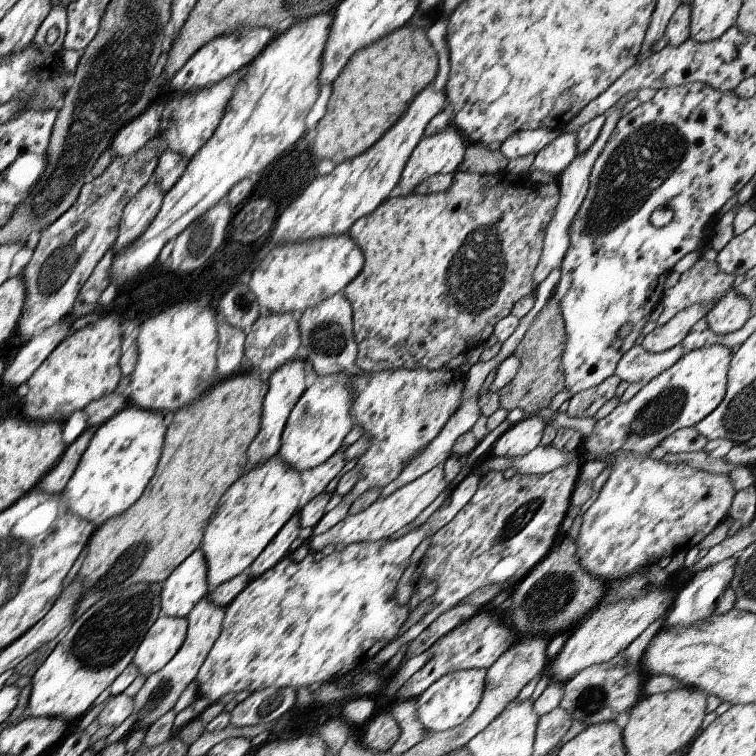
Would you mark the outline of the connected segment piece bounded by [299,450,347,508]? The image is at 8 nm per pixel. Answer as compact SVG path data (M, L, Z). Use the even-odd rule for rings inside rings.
M339 450L334 456L331 456L326 462L315 466L313 469L306 469L302 473L303 493L301 502L302 508L310 499L314 498L318 493L324 491L326 486L330 484L330 480L334 480L338 476L338 472L346 466L344 452Z

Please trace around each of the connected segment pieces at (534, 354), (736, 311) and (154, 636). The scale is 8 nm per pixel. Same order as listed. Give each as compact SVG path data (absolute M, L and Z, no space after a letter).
M551 296L535 316L515 350L515 355L520 359L521 367L517 375L498 392L499 406L507 411L521 408L525 416L533 416L538 410L548 407L551 400L565 388L561 358L565 353L566 345L567 332L559 298Z
M732 288L707 312L707 323L719 335L737 331L750 318L751 304L736 288Z
M159 616L134 655L132 664L139 668L139 674L149 677L166 666L180 650L188 627L187 617Z

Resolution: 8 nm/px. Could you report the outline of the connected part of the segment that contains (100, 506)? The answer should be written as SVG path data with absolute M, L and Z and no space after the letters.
M128 403L124 410L97 427L62 492L69 511L88 519L98 528L114 515L122 514L142 496L162 454L166 434L164 415Z

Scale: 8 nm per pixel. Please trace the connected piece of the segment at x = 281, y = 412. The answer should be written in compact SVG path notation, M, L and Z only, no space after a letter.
M294 359L279 366L269 377L268 390L263 400L263 411L261 416L261 429L256 438L250 443L247 457L247 468L249 471L254 466L266 462L281 449L281 436L290 416L291 410L304 394L306 388L306 359Z

